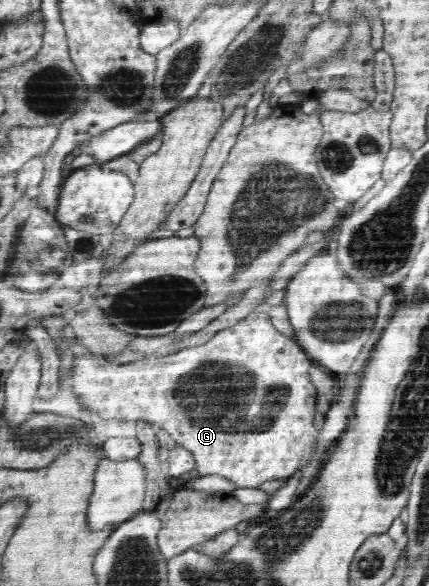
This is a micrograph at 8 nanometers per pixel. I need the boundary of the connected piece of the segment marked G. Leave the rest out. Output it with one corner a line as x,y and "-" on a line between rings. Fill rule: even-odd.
253,312
253,316
217,332
205,344
182,348
159,360
115,366
99,360
101,356
91,352
73,356
73,374
58,376
60,390
73,392
81,406
99,418
145,418
153,426
163,428
179,446
192,452
200,476
217,473
231,479
236,488
257,488
267,480
293,476
311,457
318,432
313,427
318,394
307,374
311,360
307,360
308,356
295,340
289,340
273,326
265,312

